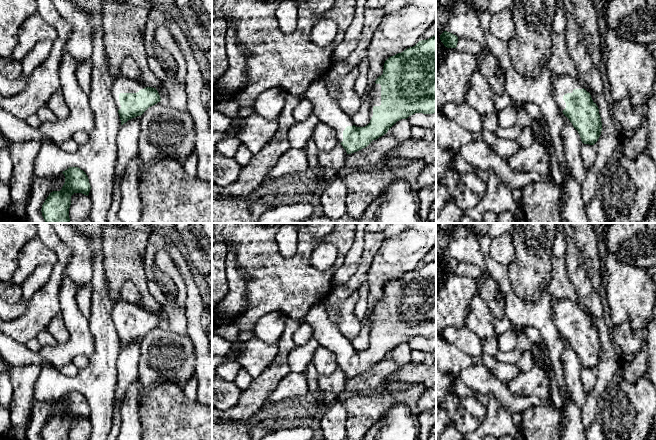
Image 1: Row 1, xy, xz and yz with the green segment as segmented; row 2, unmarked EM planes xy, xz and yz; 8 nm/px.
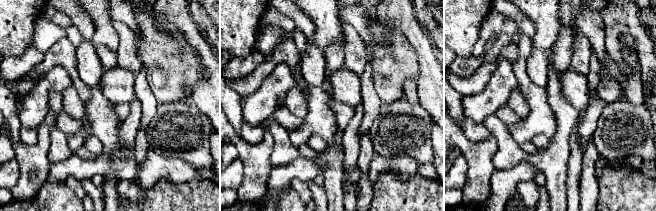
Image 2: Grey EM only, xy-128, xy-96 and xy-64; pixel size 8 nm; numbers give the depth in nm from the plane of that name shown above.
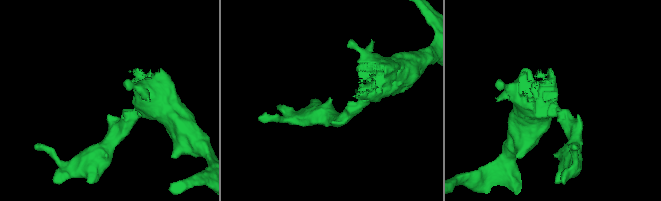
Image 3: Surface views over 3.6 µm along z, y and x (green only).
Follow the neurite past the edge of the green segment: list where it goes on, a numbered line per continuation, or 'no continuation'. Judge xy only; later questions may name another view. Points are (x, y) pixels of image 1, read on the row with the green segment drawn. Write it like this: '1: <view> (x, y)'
1: xy (121, 84)

